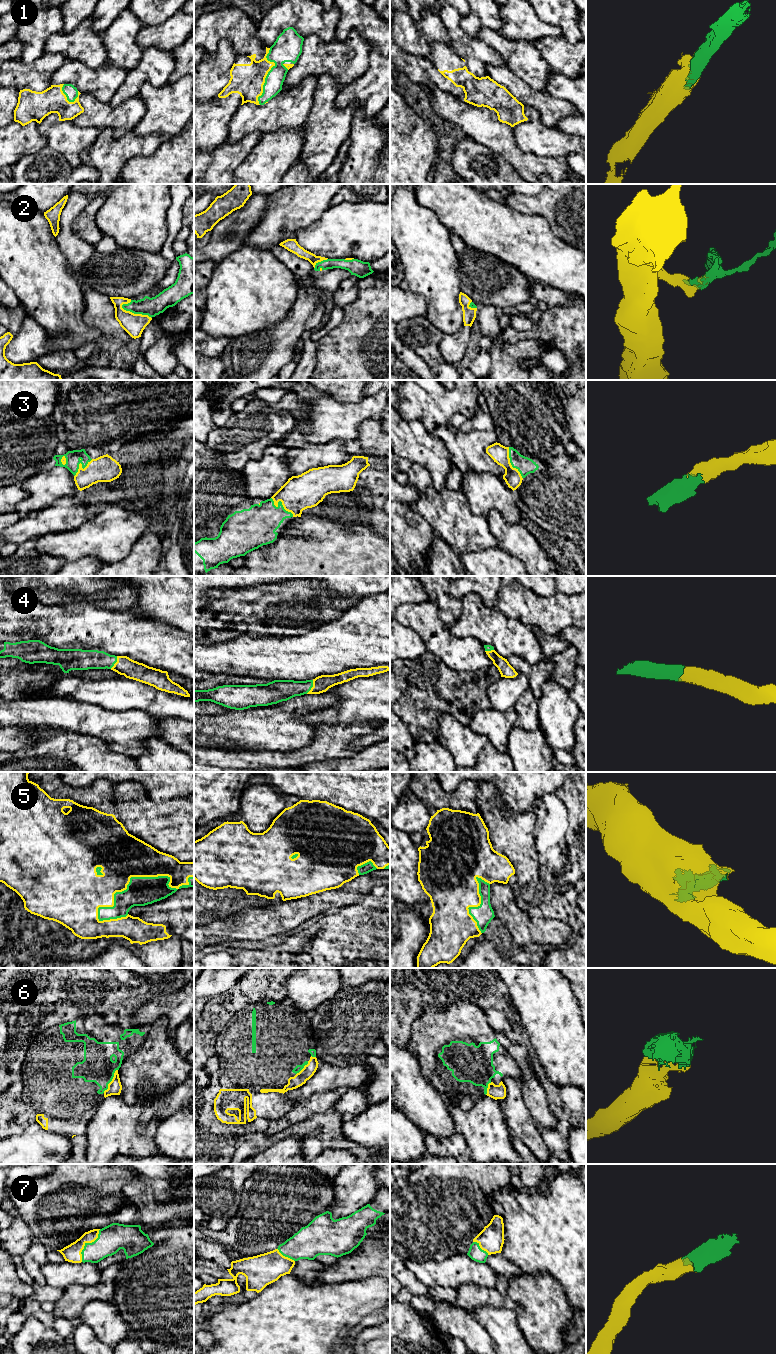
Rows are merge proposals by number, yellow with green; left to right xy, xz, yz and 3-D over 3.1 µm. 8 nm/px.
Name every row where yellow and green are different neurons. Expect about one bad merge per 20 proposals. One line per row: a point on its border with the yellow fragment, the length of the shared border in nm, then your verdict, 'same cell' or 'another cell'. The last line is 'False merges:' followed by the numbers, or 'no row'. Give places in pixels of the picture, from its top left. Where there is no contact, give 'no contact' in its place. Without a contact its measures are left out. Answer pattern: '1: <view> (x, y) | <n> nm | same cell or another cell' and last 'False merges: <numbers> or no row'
1: xz (266, 75) | 460 nm | same cell
2: xy (136, 314) | 260 nm | same cell
3: xz (281, 501) | 240 nm | same cell
4: xz (312, 687) | 130 nm | same cell
5: xy (138, 876) | 850 nm | same cell
6: xy (111, 1081) | 220 nm | same cell
7: xy (86, 1242) | 300 nm | same cell
False merges: no row

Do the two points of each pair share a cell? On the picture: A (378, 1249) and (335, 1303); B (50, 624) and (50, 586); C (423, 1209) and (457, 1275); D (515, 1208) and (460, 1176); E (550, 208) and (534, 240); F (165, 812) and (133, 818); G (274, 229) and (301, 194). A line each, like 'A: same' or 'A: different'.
A: different
B: different
C: different
D: different
E: different
F: same
G: same

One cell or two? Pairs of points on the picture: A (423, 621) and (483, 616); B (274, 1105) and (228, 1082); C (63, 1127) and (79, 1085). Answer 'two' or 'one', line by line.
A: two
B: one
C: one

